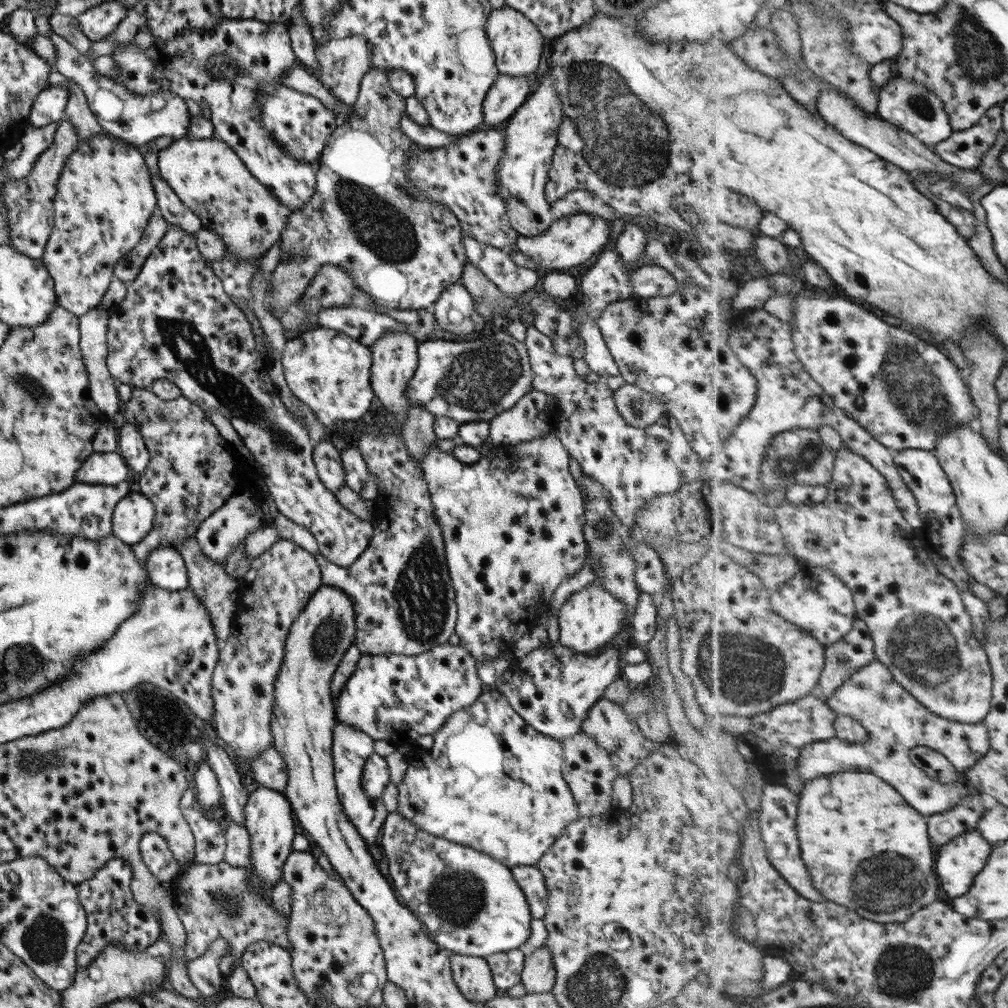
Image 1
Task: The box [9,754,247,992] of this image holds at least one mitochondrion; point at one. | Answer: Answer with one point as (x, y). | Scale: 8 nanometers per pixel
(47, 944)

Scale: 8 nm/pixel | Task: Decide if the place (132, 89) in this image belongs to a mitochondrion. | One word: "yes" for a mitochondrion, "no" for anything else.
no

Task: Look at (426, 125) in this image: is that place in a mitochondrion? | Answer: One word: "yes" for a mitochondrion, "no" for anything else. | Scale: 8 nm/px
no

